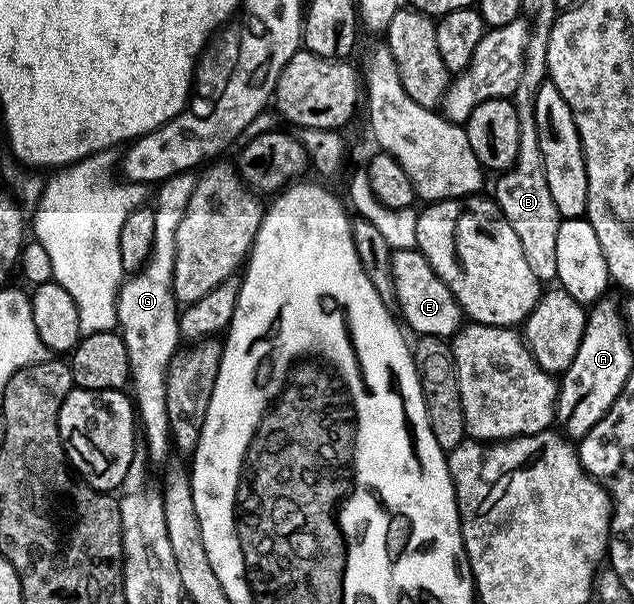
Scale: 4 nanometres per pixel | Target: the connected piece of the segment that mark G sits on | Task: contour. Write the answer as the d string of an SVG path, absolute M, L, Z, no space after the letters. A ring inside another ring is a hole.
M192 172L178 173L160 182L157 193L155 215L155 239L153 256L144 264L145 271L139 277L124 282L117 295L117 325L125 340L129 356L132 400L139 410L139 421L143 426L143 445L155 460L161 461L171 445L171 426L167 415L165 398L165 373L169 360L179 348L177 342L177 308L179 302L173 296L173 268L177 258L177 232L179 223L187 211L187 203L193 194L195 177Z

